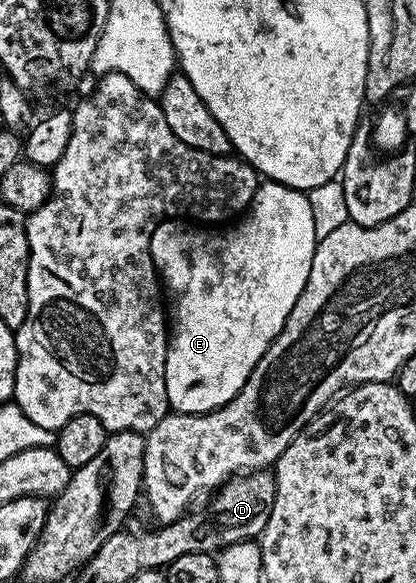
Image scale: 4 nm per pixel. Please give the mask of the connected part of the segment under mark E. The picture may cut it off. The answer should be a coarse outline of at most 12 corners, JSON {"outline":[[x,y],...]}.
{"outline":[[307,192],[165,219],[170,411],[240,393],[304,293]]}

